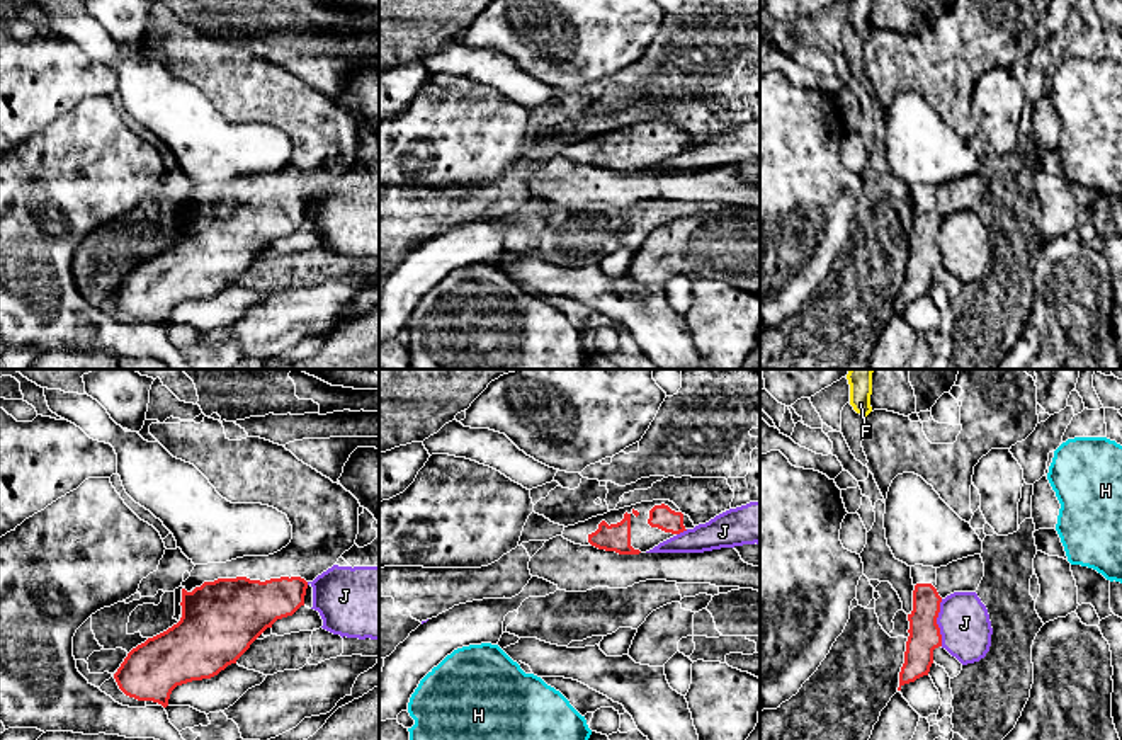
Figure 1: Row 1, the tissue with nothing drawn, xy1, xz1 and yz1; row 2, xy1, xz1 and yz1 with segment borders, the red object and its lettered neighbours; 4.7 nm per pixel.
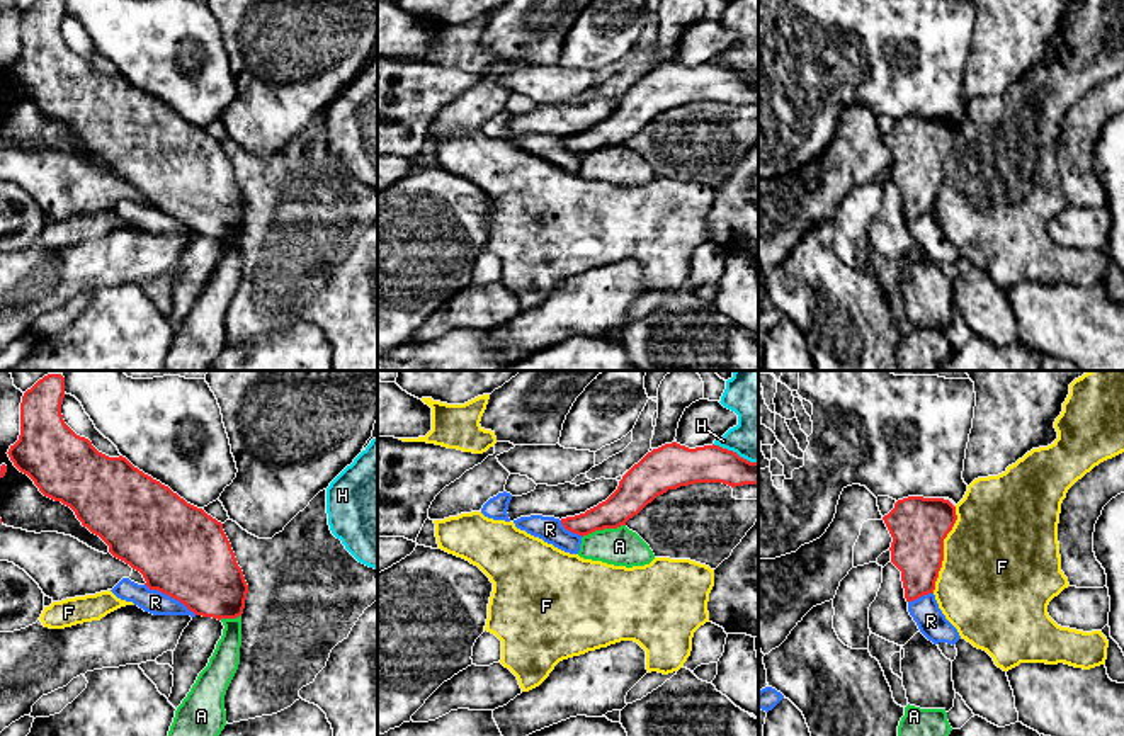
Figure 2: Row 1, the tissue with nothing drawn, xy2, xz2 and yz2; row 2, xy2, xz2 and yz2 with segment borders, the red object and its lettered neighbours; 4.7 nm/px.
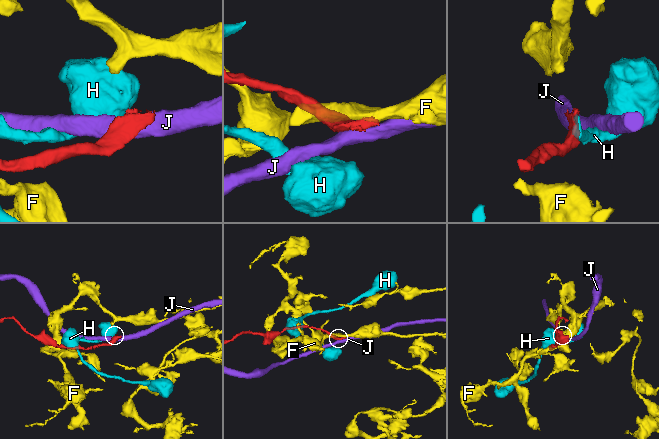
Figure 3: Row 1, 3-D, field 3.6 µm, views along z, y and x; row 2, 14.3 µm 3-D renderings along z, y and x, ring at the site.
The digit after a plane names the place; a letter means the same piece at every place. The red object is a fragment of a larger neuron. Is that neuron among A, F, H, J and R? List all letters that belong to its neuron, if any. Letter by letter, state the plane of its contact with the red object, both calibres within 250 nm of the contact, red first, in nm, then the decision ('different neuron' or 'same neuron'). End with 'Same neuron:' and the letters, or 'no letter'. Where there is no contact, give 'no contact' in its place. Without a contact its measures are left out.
A: xz2 | 170/180 nm | different neuron
F: yz2 | 280/480 nm | different neuron
H: xz2 | 180/240 nm | different neuron
J: yz1 | 150/240 nm | different neuron
R: xy2 | 420/120 nm | different neuron
Same neuron: no letter

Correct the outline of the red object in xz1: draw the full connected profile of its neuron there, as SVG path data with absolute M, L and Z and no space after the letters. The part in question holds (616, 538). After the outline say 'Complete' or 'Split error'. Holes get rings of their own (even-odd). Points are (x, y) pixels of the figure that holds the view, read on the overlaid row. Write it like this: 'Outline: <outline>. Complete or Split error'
Outline: M653 500L568 526L561 536L581 546L639 555L694 527L690 517L682 514L673 502Z. Split error

